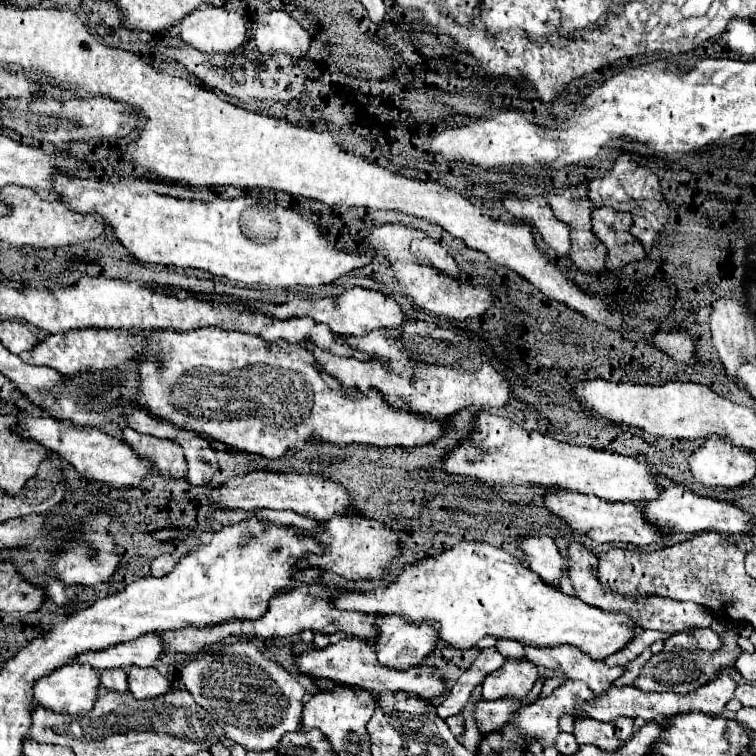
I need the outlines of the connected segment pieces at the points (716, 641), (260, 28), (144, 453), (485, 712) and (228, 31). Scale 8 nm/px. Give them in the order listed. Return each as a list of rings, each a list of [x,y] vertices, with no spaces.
[[[704,628],[704,630],[696,630],[694,632],[694,638],[698,638],[698,644],[702,650],[708,650],[708,652],[716,652],[722,648],[722,640],[716,632]]]
[[[268,12],[254,22],[254,40],[258,46],[286,46],[286,54],[294,60],[302,58],[310,48],[310,34],[288,12]]]
[[[128,426],[122,428],[122,436],[138,456],[150,458],[154,462],[154,470],[162,476],[172,480],[180,480],[186,476],[186,458],[182,454],[182,446],[178,446],[176,442],[138,434]]]
[[[498,698],[498,700],[490,700],[490,702],[478,702],[476,704],[476,720],[478,720],[478,728],[482,734],[490,734],[498,728],[502,728],[502,724],[508,720],[508,716],[512,712],[516,712],[528,698]]]
[[[206,4],[180,22],[180,32],[186,44],[206,54],[232,52],[246,40],[248,34],[246,28],[242,28],[238,12]]]

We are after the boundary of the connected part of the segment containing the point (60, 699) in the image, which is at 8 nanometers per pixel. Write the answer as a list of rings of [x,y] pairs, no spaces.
[[[66,664],[34,684],[34,698],[40,706],[56,712],[84,714],[98,700],[98,670],[84,664]]]

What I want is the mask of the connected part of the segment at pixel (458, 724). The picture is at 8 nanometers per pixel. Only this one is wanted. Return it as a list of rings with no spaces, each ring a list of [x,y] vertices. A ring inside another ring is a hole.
[[[454,714],[454,716],[450,716],[450,718],[446,720],[446,724],[448,724],[450,732],[452,732],[456,738],[460,738],[460,736],[464,734],[464,718],[462,718],[462,714]]]

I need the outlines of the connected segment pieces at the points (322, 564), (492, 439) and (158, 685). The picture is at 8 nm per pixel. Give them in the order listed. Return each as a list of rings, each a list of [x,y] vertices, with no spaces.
[[[362,514],[352,516],[334,516],[330,522],[324,522],[324,532],[312,532],[314,538],[326,548],[324,554],[308,554],[308,562],[312,566],[330,570],[334,574],[344,576],[346,580],[382,580],[392,562],[400,556],[400,538],[394,530],[380,524],[374,518],[366,518]]]
[[[490,412],[478,414],[476,432],[444,458],[444,466],[450,474],[472,476],[484,482],[500,482],[506,486],[542,484],[548,488],[568,488],[582,494],[596,494],[598,498],[610,502],[650,502],[662,492],[662,484],[656,482],[658,474],[636,458],[620,456],[610,450],[564,444]]]
[[[130,666],[128,670],[130,670],[128,672],[128,688],[134,694],[134,698],[138,698],[138,700],[156,698],[156,696],[166,694],[166,690],[170,690],[170,682],[156,668]]]

